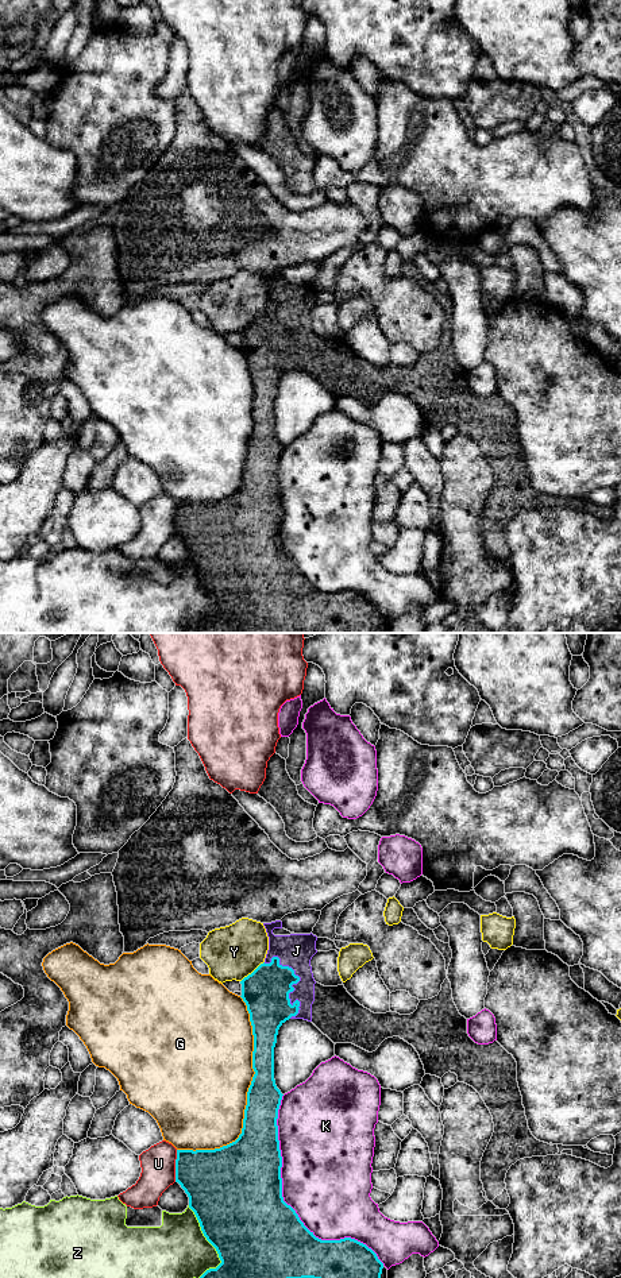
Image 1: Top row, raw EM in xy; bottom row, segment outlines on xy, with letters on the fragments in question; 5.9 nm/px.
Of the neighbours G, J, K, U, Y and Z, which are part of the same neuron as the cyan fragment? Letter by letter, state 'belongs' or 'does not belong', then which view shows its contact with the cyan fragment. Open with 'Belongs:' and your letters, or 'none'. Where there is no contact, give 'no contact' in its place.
Belongs: J
G: does not belong | xy
J: belongs | xy
K: does not belong | xy
U: does not belong | xy
Y: does not belong | xy
Z: does not belong | xy

